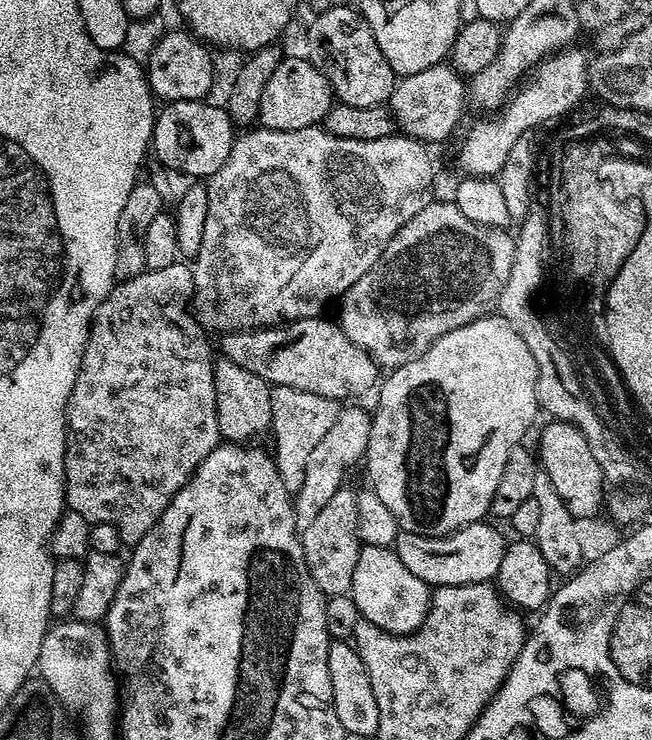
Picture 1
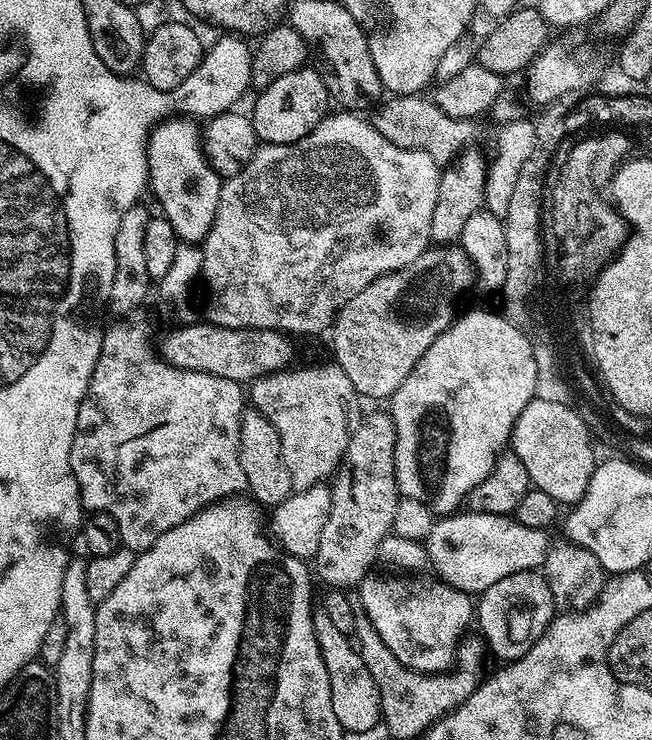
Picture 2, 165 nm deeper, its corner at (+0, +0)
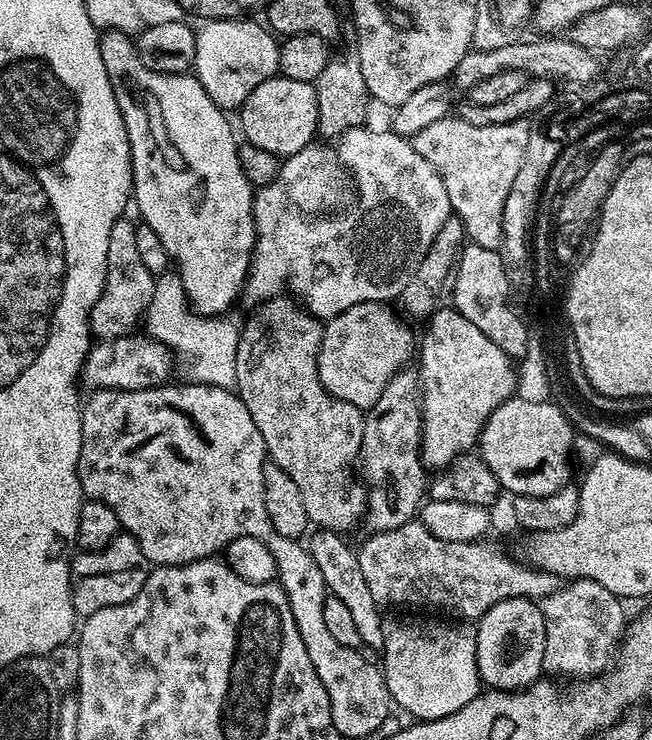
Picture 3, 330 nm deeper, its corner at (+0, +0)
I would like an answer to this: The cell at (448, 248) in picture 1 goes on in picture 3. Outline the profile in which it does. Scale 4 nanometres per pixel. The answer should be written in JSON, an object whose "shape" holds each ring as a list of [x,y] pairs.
{"shape":[[[362,302],[358,306],[350,306],[350,310],[324,324],[324,337],[318,350],[318,374],[324,389],[331,396],[350,402],[361,410],[370,409],[374,402],[378,402],[382,390],[386,390],[390,378],[394,378],[394,374],[411,361],[408,360],[411,356],[413,359],[412,332],[400,321],[401,313],[397,312],[384,302]]]}

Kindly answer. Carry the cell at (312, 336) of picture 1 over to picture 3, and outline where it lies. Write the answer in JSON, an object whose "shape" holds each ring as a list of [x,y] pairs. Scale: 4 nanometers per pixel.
{"shape":[[[133,334],[93,343],[88,349],[88,357],[80,367],[79,383],[88,390],[117,388],[118,390],[146,390],[167,381],[172,372],[174,354],[162,342],[151,335]]]}

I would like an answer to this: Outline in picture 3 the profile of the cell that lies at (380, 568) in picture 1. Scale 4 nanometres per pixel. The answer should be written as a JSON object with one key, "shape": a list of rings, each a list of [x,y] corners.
{"shape":[[[448,622],[452,624],[388,624],[384,630],[384,664],[382,671],[388,693],[397,709],[405,708],[413,721],[446,718],[466,702],[470,702],[482,691],[480,671],[476,665],[476,628],[468,622]]]}

